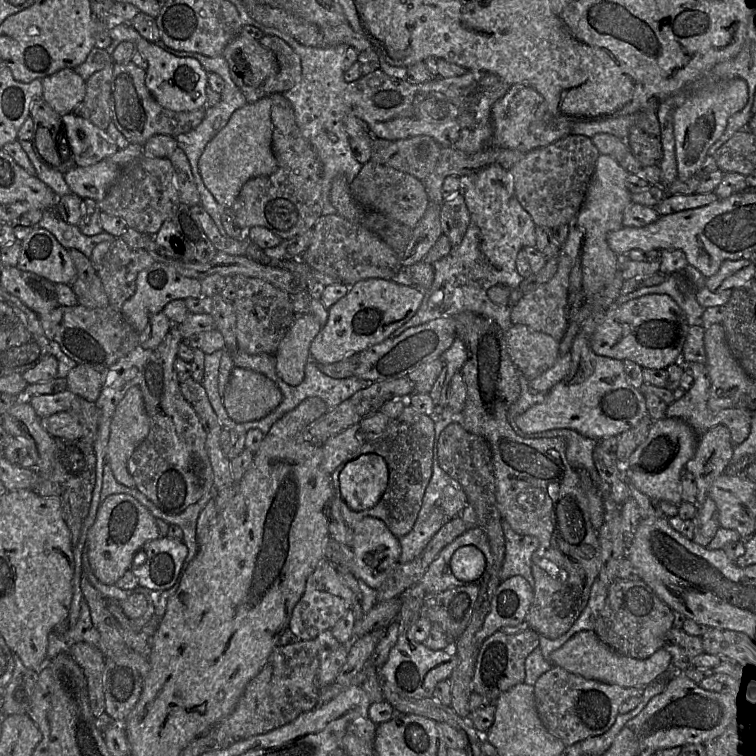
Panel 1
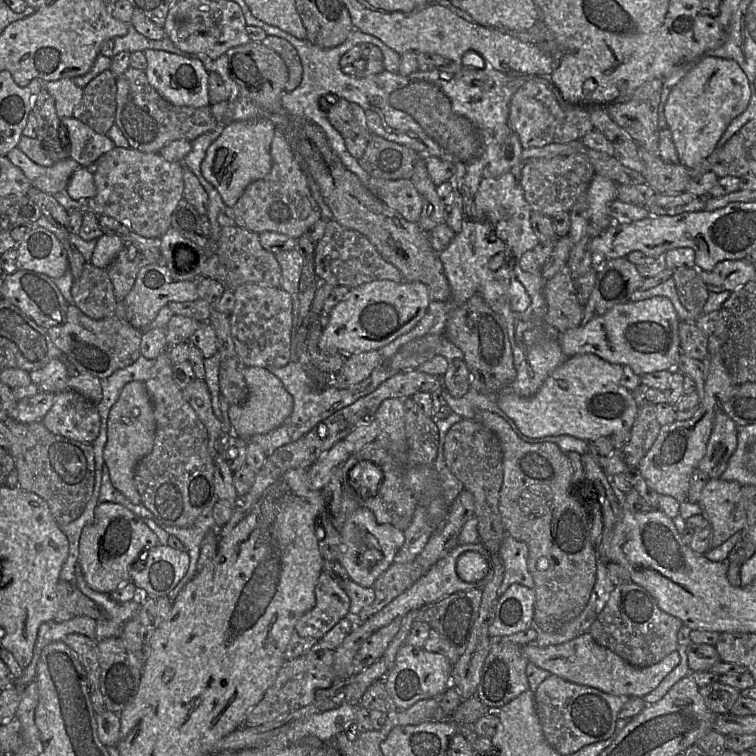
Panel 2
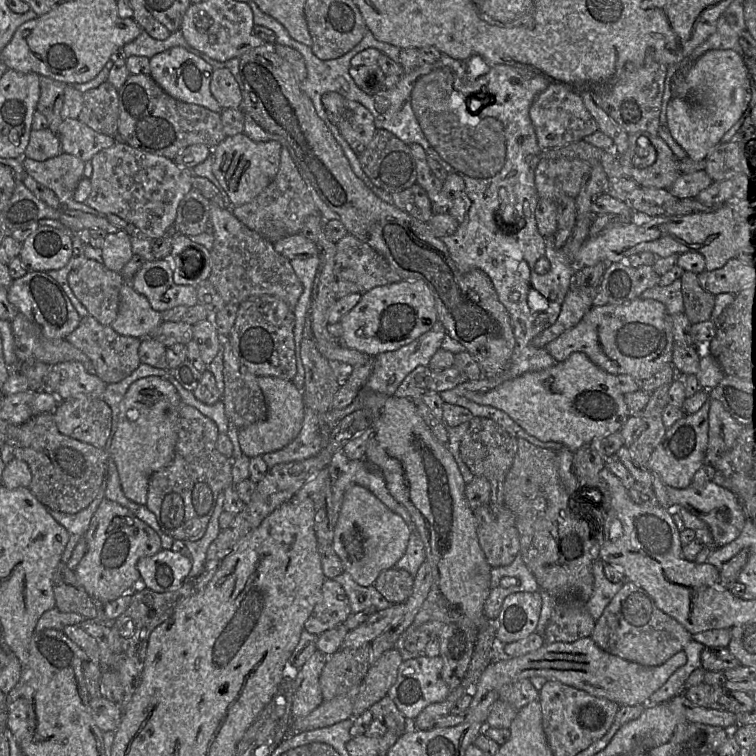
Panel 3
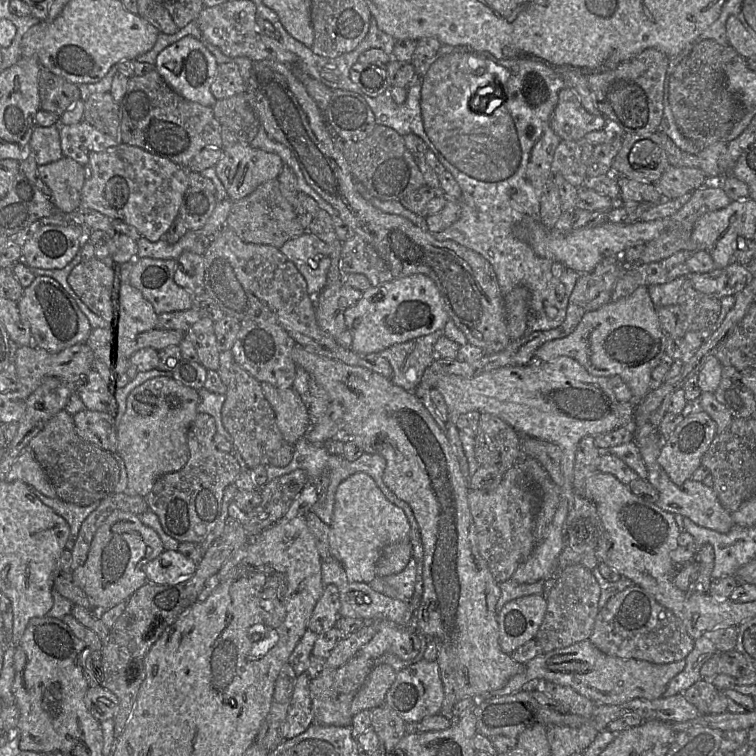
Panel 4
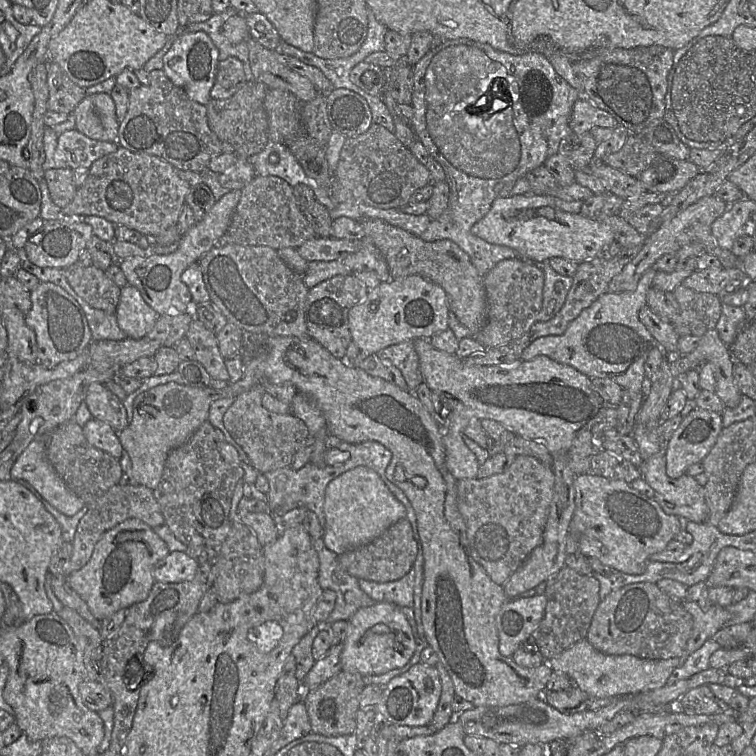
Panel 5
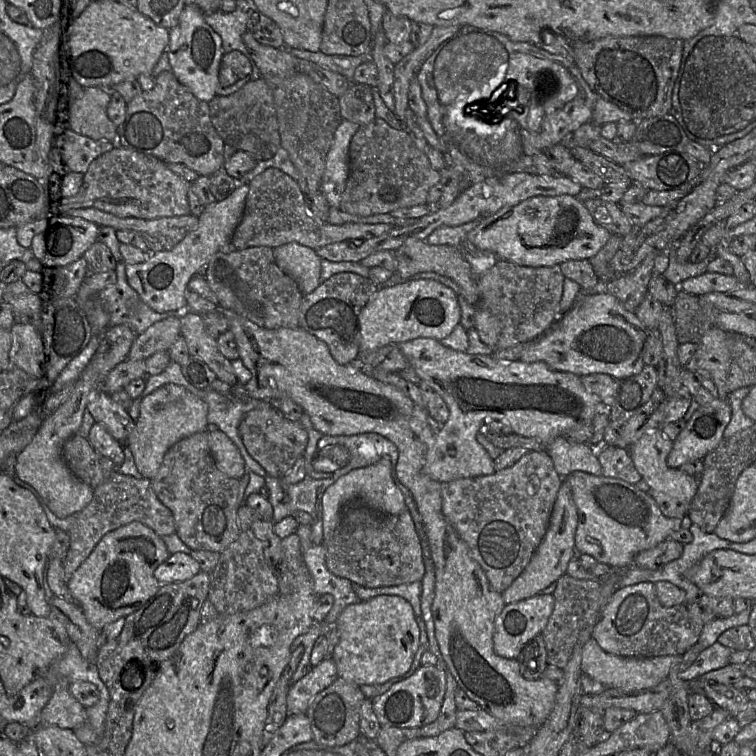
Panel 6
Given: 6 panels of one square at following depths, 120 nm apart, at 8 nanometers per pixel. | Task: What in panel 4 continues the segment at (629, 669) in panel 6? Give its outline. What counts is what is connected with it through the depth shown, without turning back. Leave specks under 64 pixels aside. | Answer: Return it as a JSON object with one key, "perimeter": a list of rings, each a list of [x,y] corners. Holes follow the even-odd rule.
{"perimeter":[[[587,639],[535,657],[525,663],[524,670],[513,676],[504,687],[483,698],[500,698],[520,691],[532,691],[538,681],[550,681],[569,686],[596,704],[618,705],[636,698],[652,700],[662,696],[670,680],[679,674],[685,665],[685,659],[654,664],[644,660],[610,656],[601,652]]]}

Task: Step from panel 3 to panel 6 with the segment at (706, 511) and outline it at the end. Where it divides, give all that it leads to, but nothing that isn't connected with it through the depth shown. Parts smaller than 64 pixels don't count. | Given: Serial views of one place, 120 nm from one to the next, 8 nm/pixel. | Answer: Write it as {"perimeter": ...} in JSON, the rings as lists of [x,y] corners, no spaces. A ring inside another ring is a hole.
{"perimeter":[[[656,427],[633,443],[628,452],[642,480],[650,486],[650,496],[654,498],[663,515],[682,519],[688,513],[699,482],[694,476],[667,465],[667,457],[672,447],[673,442],[662,433],[661,427]]]}

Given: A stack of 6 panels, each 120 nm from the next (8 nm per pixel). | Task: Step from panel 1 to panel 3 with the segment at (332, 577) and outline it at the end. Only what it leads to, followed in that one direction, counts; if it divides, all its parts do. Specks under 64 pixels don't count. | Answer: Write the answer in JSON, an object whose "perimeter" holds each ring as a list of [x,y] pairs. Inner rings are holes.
{"perimeter":[[[326,578],[321,599],[304,624],[304,630],[319,636],[342,624],[351,614],[350,604],[343,587],[334,579]]]}

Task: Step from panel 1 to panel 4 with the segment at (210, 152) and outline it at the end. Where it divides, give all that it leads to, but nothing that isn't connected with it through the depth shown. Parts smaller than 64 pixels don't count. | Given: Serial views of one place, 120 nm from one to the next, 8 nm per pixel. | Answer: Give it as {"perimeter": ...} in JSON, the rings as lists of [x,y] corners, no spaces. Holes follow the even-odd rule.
{"perimeter":[[[237,142],[222,150],[223,156],[215,166],[216,173],[233,201],[250,195],[265,182],[277,179],[284,167],[277,154],[248,144]]]}

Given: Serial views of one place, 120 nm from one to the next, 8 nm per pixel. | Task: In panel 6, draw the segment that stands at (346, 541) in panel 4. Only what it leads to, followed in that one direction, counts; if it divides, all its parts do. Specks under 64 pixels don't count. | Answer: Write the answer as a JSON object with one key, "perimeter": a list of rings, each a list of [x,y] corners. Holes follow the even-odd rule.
{"perimeter":[[[381,459],[378,463],[361,467],[341,476],[324,492],[323,507],[323,541],[329,541],[338,526],[344,506],[353,501],[363,502],[373,511],[381,515],[397,515],[405,510],[405,498],[392,478],[391,461]]]}

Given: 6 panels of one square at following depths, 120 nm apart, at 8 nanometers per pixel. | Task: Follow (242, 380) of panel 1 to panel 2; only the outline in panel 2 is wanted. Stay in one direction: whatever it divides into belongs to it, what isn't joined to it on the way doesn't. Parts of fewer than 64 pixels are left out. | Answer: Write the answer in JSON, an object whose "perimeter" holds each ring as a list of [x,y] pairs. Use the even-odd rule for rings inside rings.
{"perimeter":[[[246,367],[244,378],[248,388],[248,397],[242,404],[230,405],[228,417],[236,436],[250,440],[254,435],[266,434],[281,426],[291,415],[294,400],[280,379],[266,368]]]}

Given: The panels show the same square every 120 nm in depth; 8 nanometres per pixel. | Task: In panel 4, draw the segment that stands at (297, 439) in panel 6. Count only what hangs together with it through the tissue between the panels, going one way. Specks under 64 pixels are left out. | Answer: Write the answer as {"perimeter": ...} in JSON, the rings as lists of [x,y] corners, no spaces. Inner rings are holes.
{"perimeter":[[[236,362],[230,370],[230,383],[221,411],[222,423],[238,453],[250,469],[259,465],[284,467],[293,457],[294,445],[287,443],[276,423],[275,413],[266,400],[261,383]]]}

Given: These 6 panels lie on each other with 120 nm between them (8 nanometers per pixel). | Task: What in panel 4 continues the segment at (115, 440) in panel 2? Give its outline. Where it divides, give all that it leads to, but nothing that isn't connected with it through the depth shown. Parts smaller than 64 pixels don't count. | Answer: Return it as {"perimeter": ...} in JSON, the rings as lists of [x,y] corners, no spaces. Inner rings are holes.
{"perimeter":[[[155,377],[136,387],[128,396],[126,411],[117,427],[117,453],[122,457],[128,487],[146,497],[164,474],[181,470],[189,459],[187,434],[197,414],[198,390],[172,377]]]}

